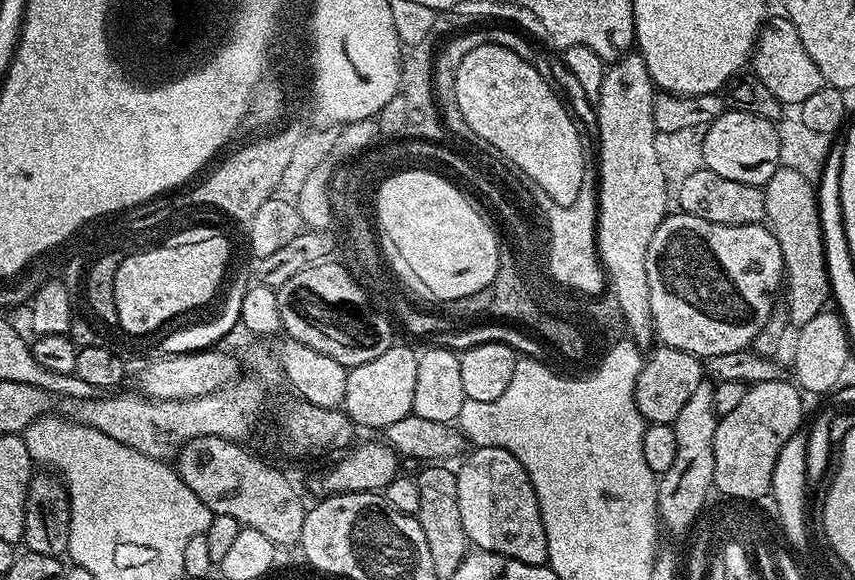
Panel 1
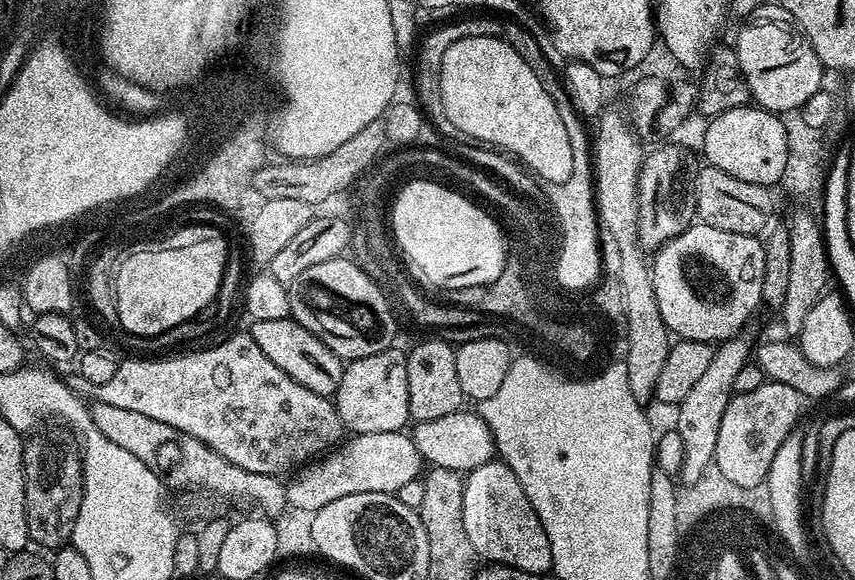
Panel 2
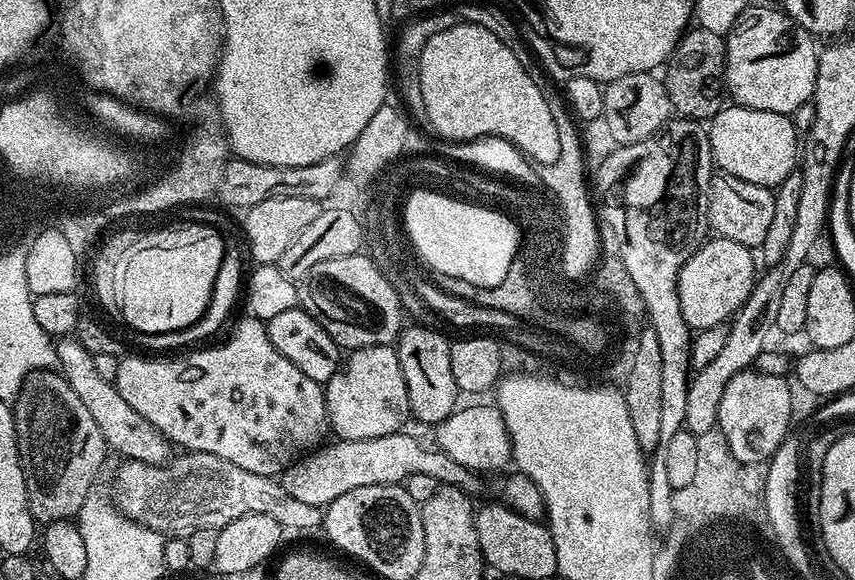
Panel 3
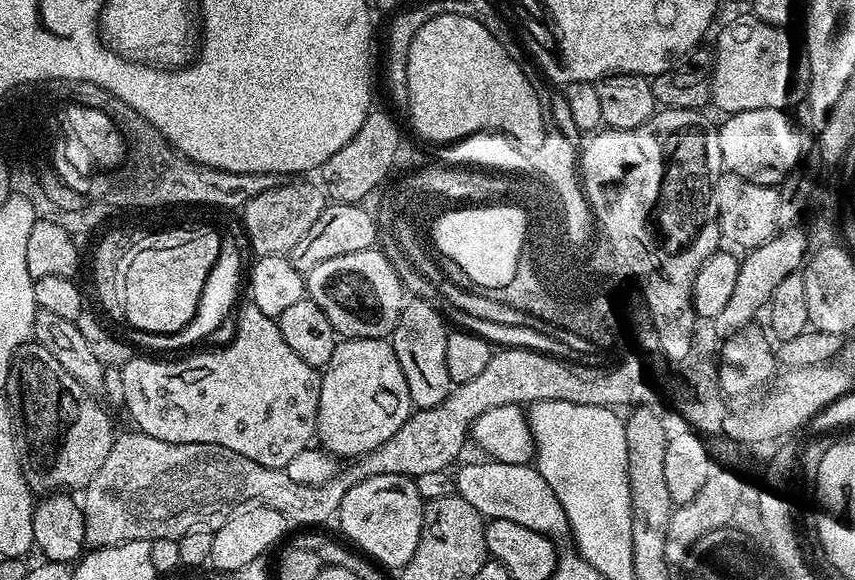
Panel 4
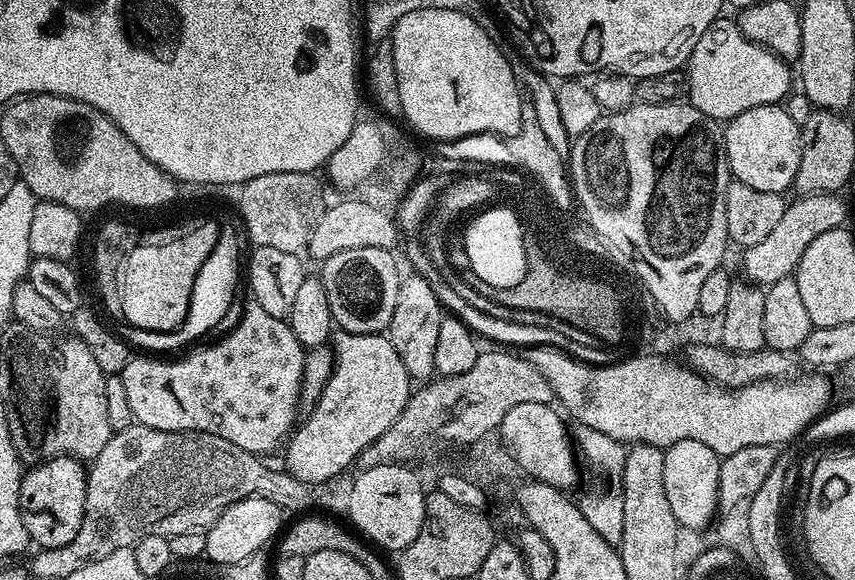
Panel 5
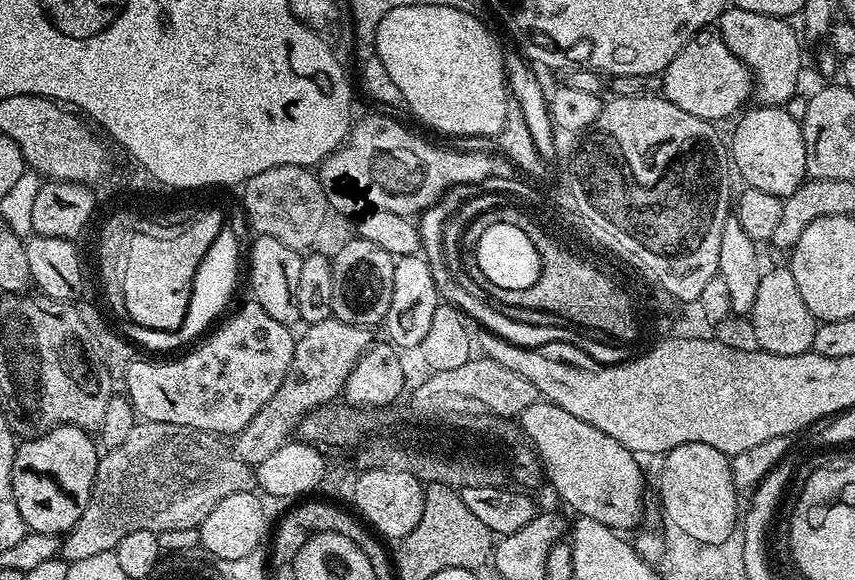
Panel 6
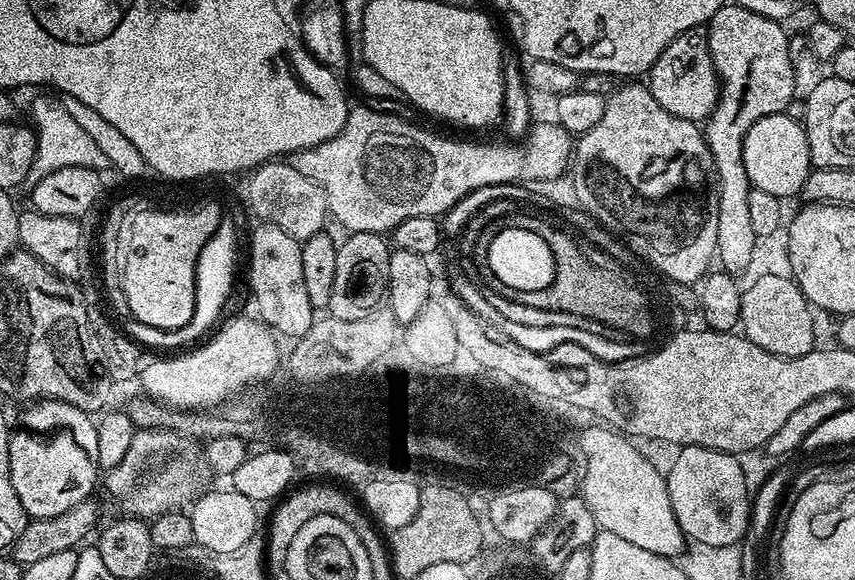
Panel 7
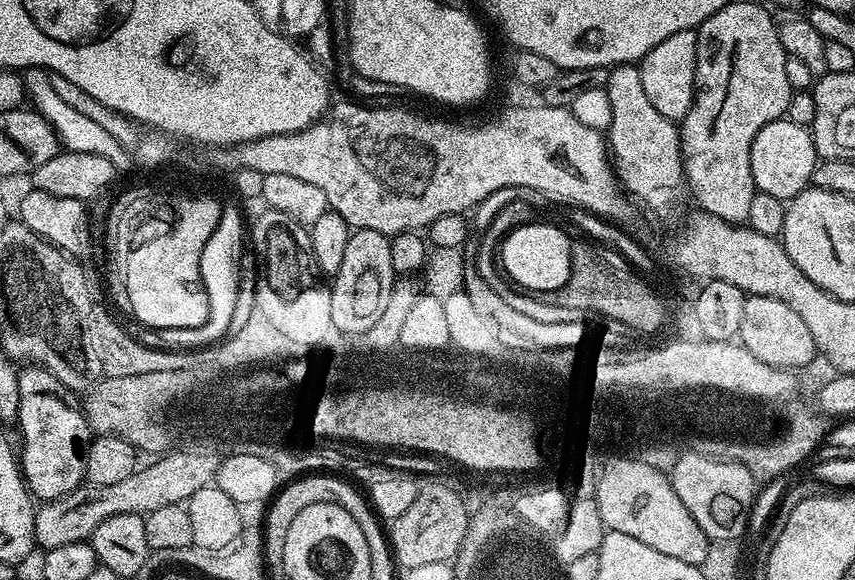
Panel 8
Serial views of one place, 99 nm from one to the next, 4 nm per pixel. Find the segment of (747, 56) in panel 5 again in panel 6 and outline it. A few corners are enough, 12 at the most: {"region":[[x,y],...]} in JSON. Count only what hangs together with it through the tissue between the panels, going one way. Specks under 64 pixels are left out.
{"region":[[716,30],[688,39],[662,75],[665,100],[721,122],[754,92]]}

